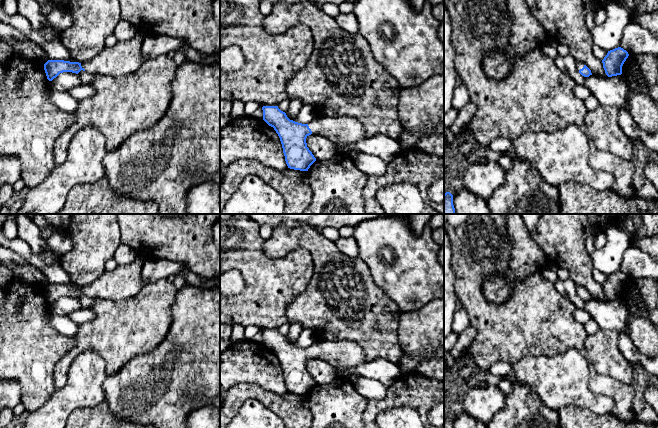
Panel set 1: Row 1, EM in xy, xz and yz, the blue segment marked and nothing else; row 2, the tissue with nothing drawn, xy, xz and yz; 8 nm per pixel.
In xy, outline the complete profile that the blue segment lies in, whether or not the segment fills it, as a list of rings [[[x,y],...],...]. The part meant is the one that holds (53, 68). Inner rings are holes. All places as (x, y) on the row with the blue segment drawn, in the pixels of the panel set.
[[[137,33],[133,38],[118,41],[114,46],[105,47],[93,59],[82,64],[64,60],[48,60],[44,64],[47,79],[52,81],[60,73],[78,74],[81,70],[111,77],[122,77],[134,73],[146,61],[141,51],[144,37],[141,33]]]

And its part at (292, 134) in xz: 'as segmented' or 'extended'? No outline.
extended

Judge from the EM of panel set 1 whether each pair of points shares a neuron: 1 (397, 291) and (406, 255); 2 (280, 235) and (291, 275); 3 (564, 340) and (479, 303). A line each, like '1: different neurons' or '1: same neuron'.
1: same neuron
2: different neurons
3: same neuron

